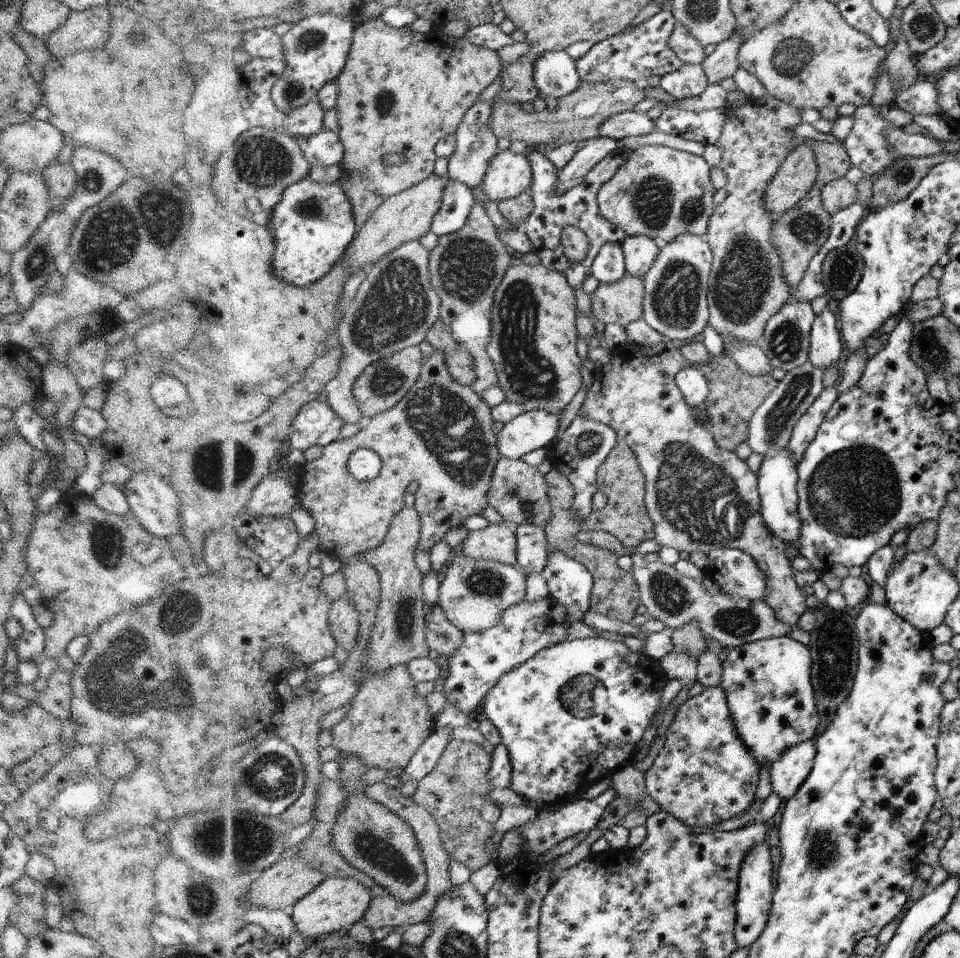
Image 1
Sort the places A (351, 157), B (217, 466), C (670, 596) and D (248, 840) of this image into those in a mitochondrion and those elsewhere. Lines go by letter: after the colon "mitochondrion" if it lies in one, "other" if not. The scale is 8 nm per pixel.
A: other
B: mitochondrion
C: mitochondrion
D: mitochondrion

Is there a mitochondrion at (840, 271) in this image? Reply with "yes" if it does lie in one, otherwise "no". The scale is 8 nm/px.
yes

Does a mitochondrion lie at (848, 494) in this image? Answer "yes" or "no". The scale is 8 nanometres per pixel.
yes

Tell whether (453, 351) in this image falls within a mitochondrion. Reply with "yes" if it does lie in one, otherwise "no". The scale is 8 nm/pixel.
no

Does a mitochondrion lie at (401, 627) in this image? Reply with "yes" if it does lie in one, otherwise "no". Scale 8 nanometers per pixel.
yes

